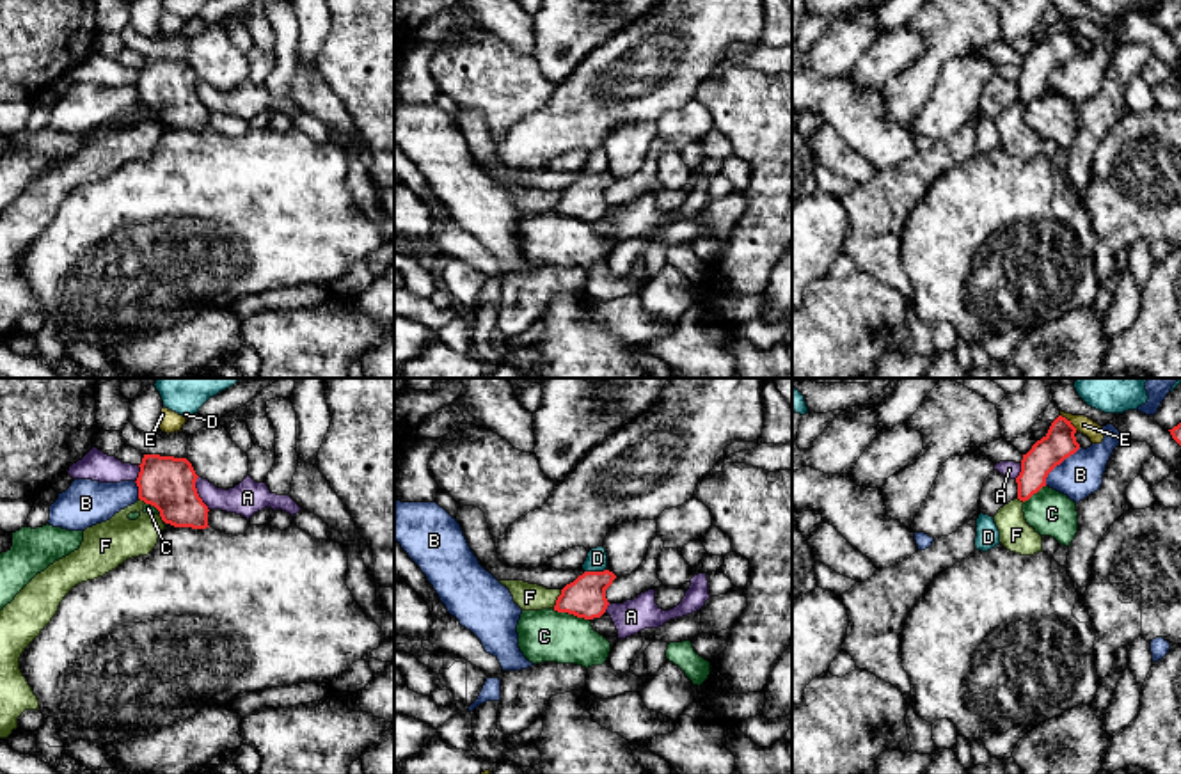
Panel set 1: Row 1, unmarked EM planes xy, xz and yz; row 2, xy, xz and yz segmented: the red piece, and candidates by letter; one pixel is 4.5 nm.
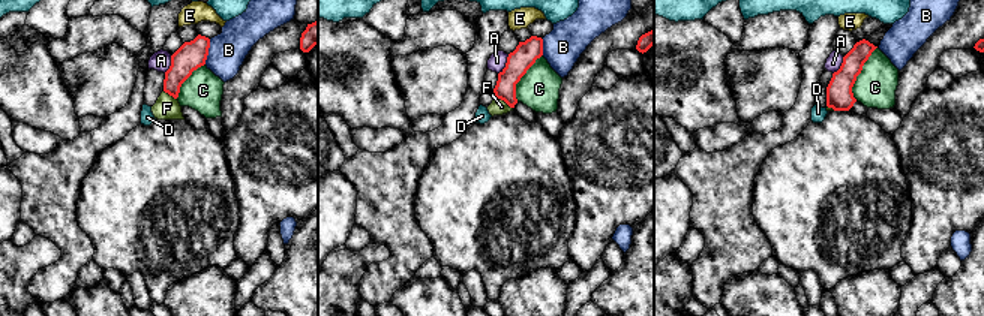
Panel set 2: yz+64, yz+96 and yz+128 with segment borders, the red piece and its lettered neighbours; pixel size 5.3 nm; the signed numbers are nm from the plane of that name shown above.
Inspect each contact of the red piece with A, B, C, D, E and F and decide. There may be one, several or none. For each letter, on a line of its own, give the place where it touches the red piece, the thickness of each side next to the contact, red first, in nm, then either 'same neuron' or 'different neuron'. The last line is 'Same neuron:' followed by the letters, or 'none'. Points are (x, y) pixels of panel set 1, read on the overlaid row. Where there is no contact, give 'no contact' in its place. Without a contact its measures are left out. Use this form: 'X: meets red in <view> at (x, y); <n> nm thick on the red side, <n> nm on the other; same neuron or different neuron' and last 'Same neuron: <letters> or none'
A: meets red in xy at (198, 494); 240 nm thick on the red side, 150 nm on the other; different neuron
B: meets red in yz at (1059, 464); 140 nm thick on the red side, 200 nm on the other; different neuron
C: meets red in xz at (570, 613); 180 nm thick on the red side, 240 nm on the other; different neuron
D: meets red in xz at (595, 572); 180 nm thick on the red side, 100 nm on the other; different neuron
E: meets red in yz at (1070, 423); 140 nm thick on the red side, 80 nm on the other; different neuron
F: meets red in xz at (558, 599); 180 nm thick on the red side, 130 nm on the other; different neuron
Same neuron: none

